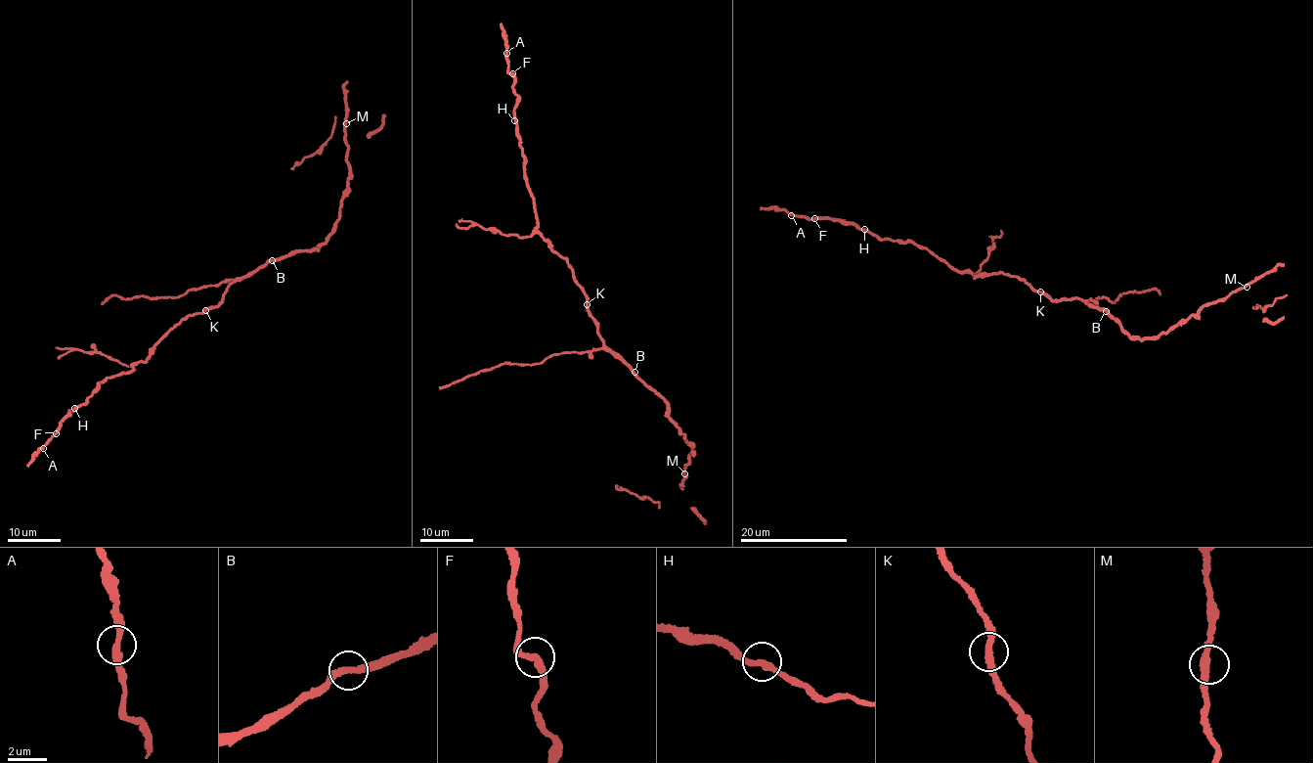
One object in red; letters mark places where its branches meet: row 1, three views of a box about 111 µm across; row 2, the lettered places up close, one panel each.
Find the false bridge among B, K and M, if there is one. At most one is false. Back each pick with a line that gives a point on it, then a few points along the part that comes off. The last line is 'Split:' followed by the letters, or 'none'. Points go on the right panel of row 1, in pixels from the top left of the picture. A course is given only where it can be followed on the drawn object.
K: at (1040, 291); foreign part runs (1040, 291), (999, 273), (974, 277), (953, 270), (916, 245), (876, 238), (850, 224), (760, 208)
Split: K

